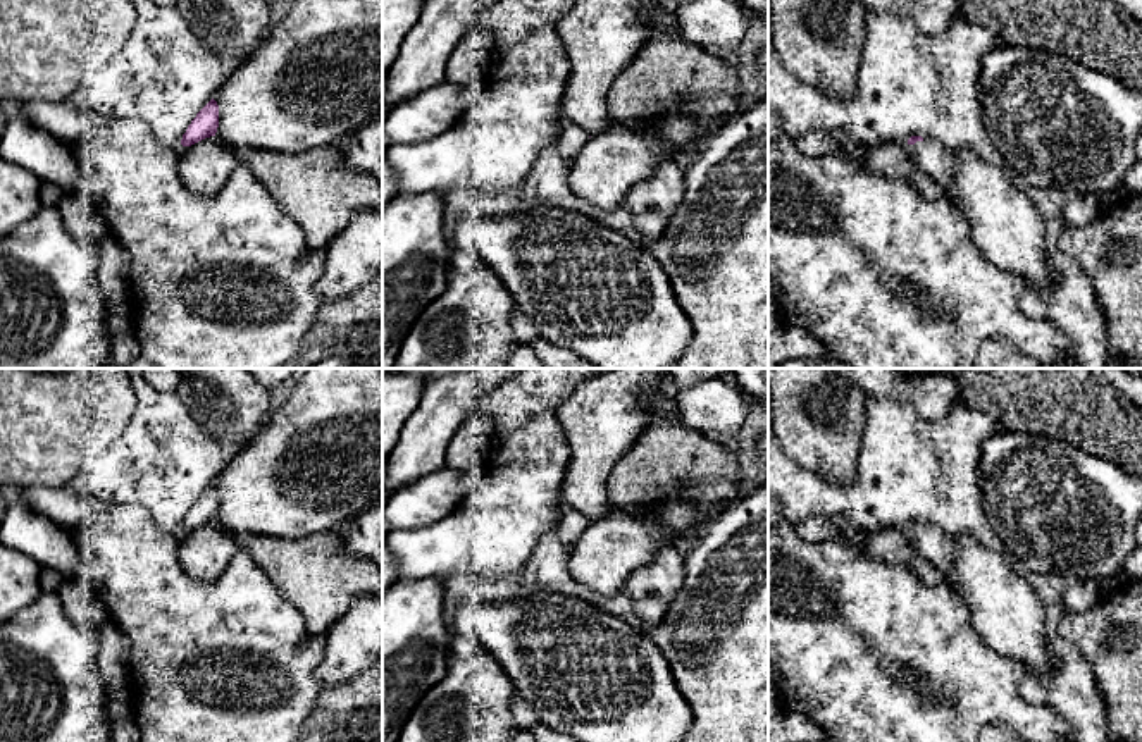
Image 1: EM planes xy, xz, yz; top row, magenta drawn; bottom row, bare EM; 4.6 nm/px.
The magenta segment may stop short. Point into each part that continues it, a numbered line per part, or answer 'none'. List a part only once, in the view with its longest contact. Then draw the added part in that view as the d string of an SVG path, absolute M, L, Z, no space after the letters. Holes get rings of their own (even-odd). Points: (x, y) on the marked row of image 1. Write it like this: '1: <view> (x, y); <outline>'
1: yz (929, 155); M923 139L908 145L913 162L935 179L940 186L951 188L954 182L954 157L937 139Z

